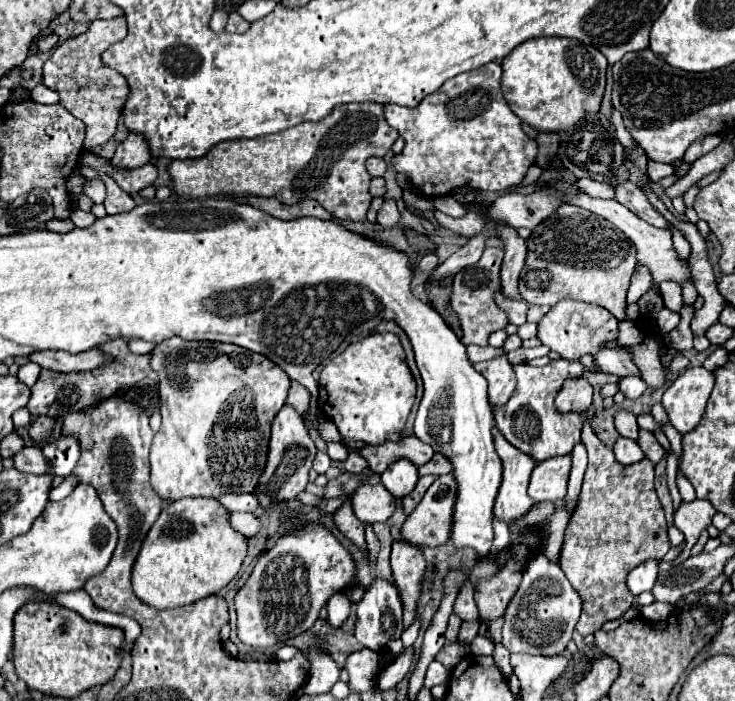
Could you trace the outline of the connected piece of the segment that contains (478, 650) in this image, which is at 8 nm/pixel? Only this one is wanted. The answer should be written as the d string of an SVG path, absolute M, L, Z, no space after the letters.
M477 635L472 642L472 653L476 656L492 656L494 651L493 641L485 636Z

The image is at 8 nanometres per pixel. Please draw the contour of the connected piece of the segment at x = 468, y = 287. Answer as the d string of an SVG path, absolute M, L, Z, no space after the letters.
M486 248L482 258L460 270L454 280L452 280L452 294L450 294L450 308L458 314L460 318L460 328L462 328L462 342L476 344L476 346L486 346L488 336L496 330L504 330L508 324L506 314L496 306L494 302L494 292L500 290L500 264L504 258L502 248Z

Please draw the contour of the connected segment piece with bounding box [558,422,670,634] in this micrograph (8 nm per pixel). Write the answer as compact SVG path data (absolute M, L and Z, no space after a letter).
M584 422L582 442L588 450L588 468L558 562L584 602L576 630L594 634L608 620L622 618L632 606L634 596L626 586L626 574L644 560L664 558L670 540L664 510L654 490L654 464L648 458L630 466L618 464L614 452L596 438L590 422Z

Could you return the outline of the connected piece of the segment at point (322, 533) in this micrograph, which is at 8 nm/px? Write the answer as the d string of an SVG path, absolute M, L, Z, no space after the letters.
M306 524L294 532L280 536L276 546L260 556L250 578L236 594L234 602L238 612L238 640L254 648L270 648L278 642L286 642L306 632L318 620L320 610L328 602L328 598L338 590L350 588L354 580L356 568L350 552L322 524Z

